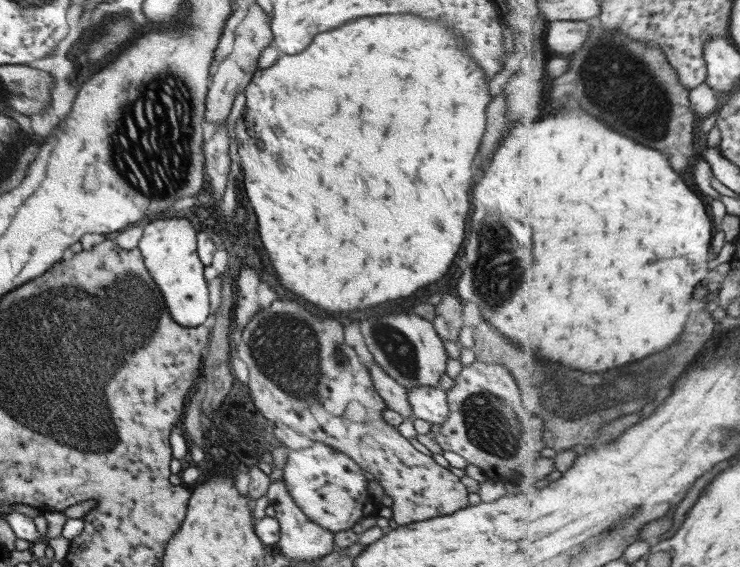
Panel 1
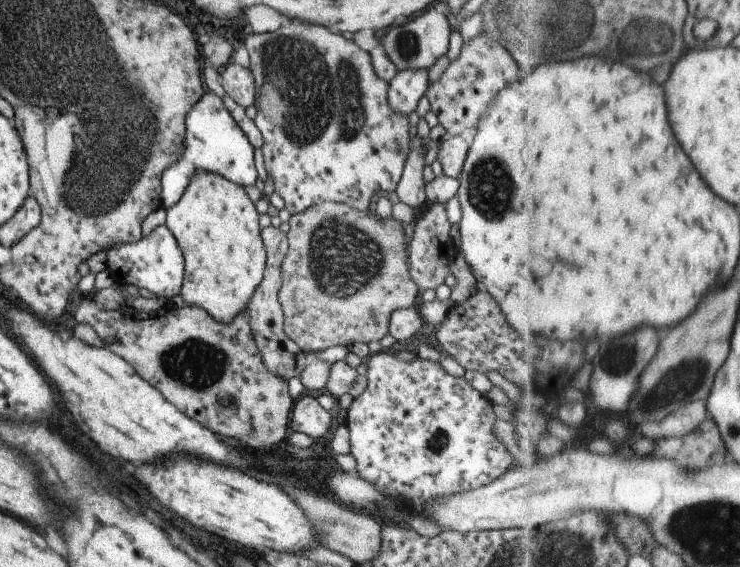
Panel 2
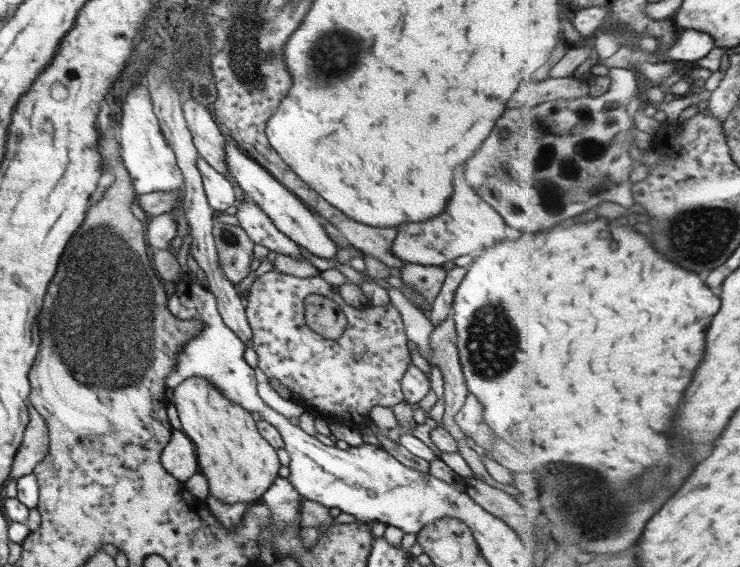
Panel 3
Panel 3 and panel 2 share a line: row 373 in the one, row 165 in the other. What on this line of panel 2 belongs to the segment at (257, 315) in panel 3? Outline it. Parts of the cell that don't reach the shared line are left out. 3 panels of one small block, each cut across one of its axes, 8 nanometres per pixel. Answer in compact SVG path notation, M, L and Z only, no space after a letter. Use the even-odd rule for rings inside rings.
M286 26L278 28L270 34L250 34L244 40L244 46L248 50L250 59L250 70L254 74L256 86L256 100L254 106L257 108L257 116L253 120L262 134L263 143L261 146L266 167L267 176L274 182L274 192L284 200L285 209L290 214L296 214L319 205L320 203L342 203L358 211L366 212L370 208L370 200L374 194L387 194L396 190L398 181L403 173L408 152L410 152L410 136L408 115L400 114L392 110L388 104L388 87L390 84L376 76L372 58L365 50L360 50L352 40L346 40L340 34L332 34L328 28L322 26Z

